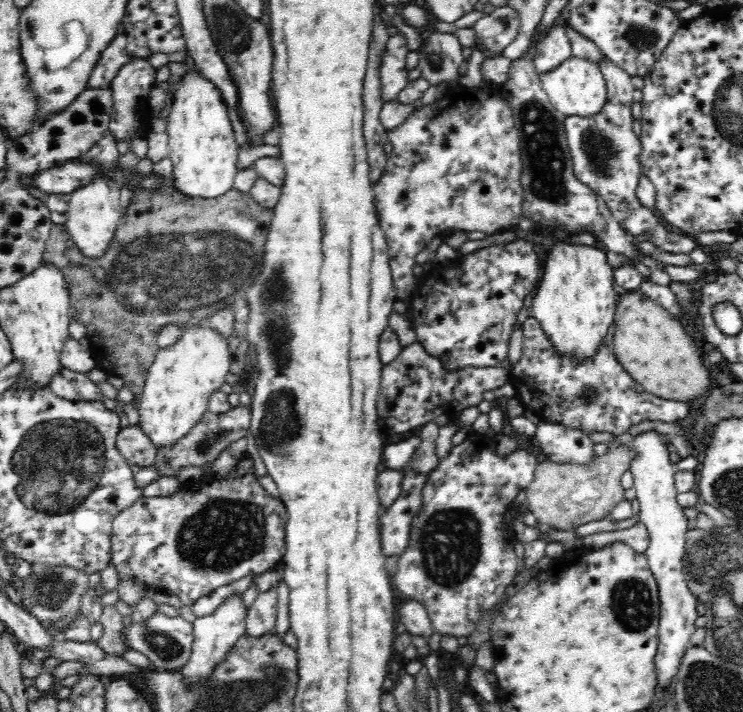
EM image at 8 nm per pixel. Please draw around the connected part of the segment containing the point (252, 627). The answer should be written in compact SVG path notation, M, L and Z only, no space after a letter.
M277 587L262 591L249 606L245 618L245 634L258 638L270 633L276 622Z

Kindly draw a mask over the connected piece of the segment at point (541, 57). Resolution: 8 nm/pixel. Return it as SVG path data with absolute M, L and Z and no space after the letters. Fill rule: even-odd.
M562 26L552 27L537 42L533 63L539 74L556 68L568 58L574 56L568 30Z

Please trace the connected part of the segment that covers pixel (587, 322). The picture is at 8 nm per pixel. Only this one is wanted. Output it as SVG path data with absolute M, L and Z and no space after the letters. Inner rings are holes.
M560 241L551 248L544 264L546 272L533 296L530 316L538 321L558 358L573 358L579 364L592 362L605 345L620 293L604 249Z

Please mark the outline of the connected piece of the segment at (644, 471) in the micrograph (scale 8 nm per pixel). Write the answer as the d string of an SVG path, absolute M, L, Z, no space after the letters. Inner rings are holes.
M648 430L637 434L632 442L636 458L630 462L631 472L639 502L639 518L649 532L650 541L645 552L647 563L656 579L660 599L658 616L658 646L654 656L656 686L666 690L672 679L676 678L684 653L690 647L690 639L696 626L698 598L689 589L683 571L688 529L688 517L683 507L676 501L679 493L675 489L676 468L670 460L668 446L662 433Z

